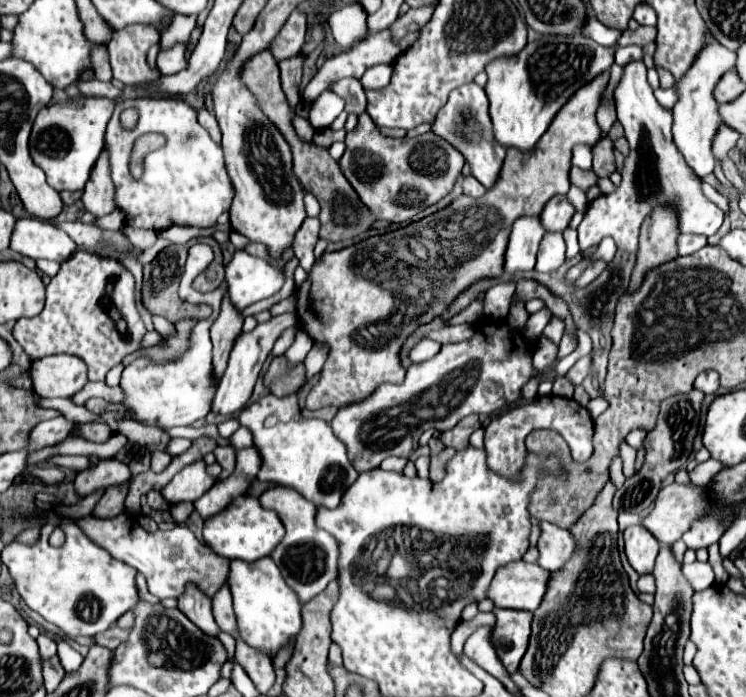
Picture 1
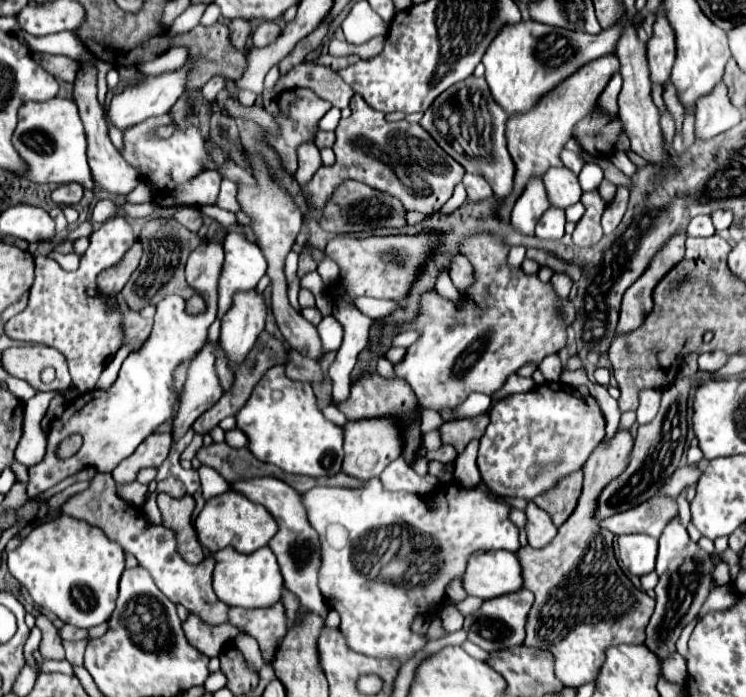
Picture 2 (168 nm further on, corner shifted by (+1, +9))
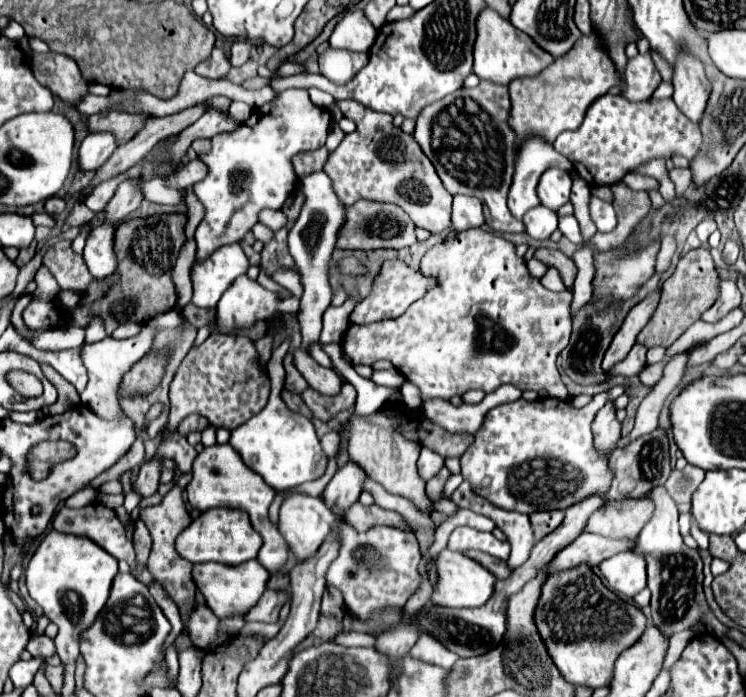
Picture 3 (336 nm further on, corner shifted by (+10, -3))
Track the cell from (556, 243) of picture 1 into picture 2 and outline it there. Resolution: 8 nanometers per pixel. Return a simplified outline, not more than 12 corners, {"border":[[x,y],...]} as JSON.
{"border":[[550,206],[536,224],[542,240],[564,236],[564,210]]}

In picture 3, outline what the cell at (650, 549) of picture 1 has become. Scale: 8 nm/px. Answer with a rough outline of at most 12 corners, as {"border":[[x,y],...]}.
{"border":[[619,552],[599,564],[622,600],[647,586],[645,558]]}

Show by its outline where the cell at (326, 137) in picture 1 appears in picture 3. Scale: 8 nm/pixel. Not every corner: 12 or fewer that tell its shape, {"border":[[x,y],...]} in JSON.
{"border":[[317,148],[293,158],[299,178],[325,166],[329,150]]}

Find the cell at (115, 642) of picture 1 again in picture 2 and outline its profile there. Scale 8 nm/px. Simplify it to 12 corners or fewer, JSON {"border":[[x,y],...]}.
{"border":[[62,626],[58,636],[62,640],[84,640],[86,630]]}

